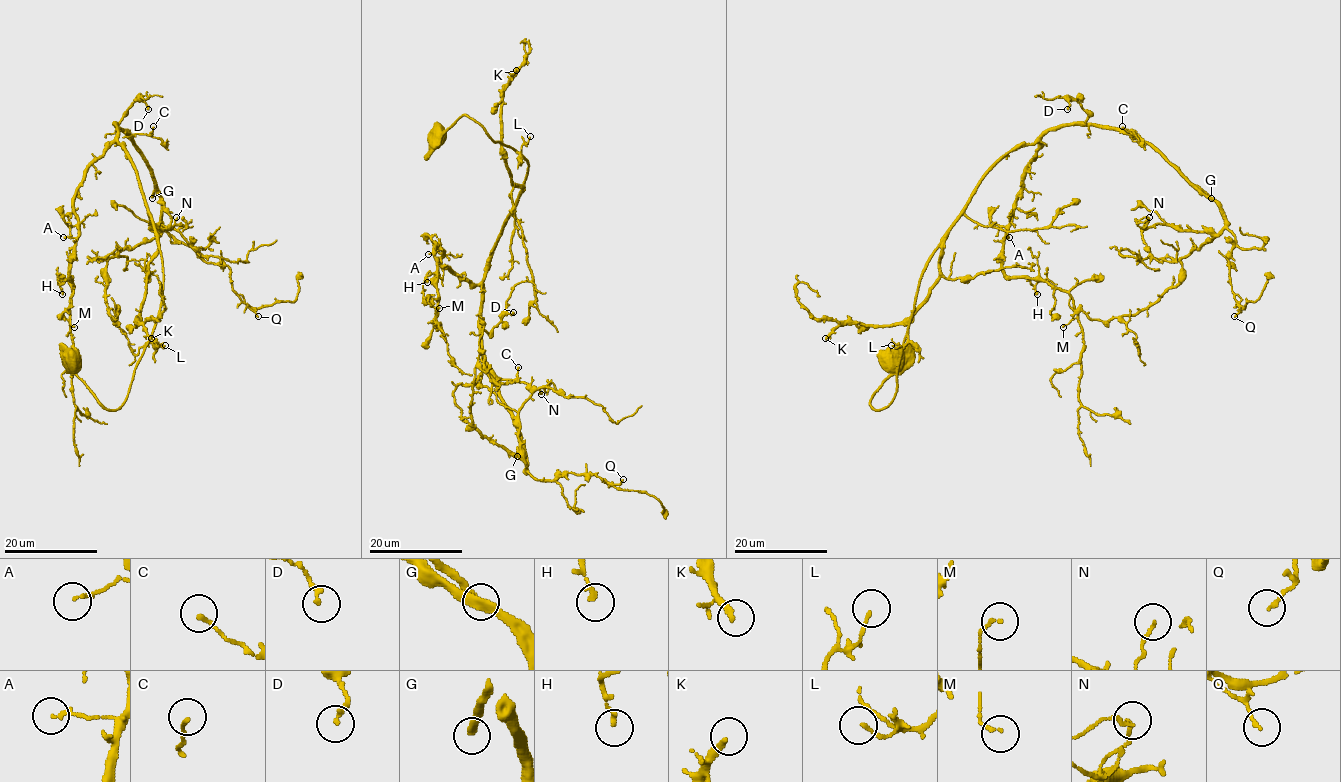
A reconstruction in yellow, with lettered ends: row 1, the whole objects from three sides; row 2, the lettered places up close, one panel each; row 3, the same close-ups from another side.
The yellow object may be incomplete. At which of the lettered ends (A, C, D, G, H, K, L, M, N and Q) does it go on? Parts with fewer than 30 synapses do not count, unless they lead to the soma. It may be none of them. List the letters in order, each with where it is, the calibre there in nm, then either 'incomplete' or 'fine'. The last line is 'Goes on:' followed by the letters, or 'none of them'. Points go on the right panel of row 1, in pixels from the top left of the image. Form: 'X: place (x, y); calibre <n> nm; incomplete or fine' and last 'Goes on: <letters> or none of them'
A: place (1009, 237); calibre 150 nm; fine
C: place (1122, 126); calibre 160 nm; fine
D: place (1067, 109); calibre 180 nm; fine
G: place (1211, 198); calibre 280 nm; incomplete
H: place (1037, 294); calibre 190 nm; fine
K: place (825, 338); calibre 280 nm; incomplete
L: place (891, 345); calibre 120 nm; fine
M: place (1063, 327); calibre 130 nm; fine
N: place (1149, 217); calibre 130 nm; fine
Q: place (1234, 316); calibre 160 nm; fine
Goes on: G, K

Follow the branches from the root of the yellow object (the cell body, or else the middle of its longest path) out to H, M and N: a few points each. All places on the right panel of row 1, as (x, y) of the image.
H: (895, 359), (875, 410), (895, 394), (929, 257), (978, 182), (1038, 142), (1002, 258), (1037, 294)
M: (895, 359), (875, 410), (929, 257), (1037, 142), (1002, 271), (1064, 290), (1063, 327)
N: (895, 359), (875, 410), (895, 394), (929, 257), (1009, 152), (1072, 124), (1133, 132), (1225, 227), (1149, 217)

